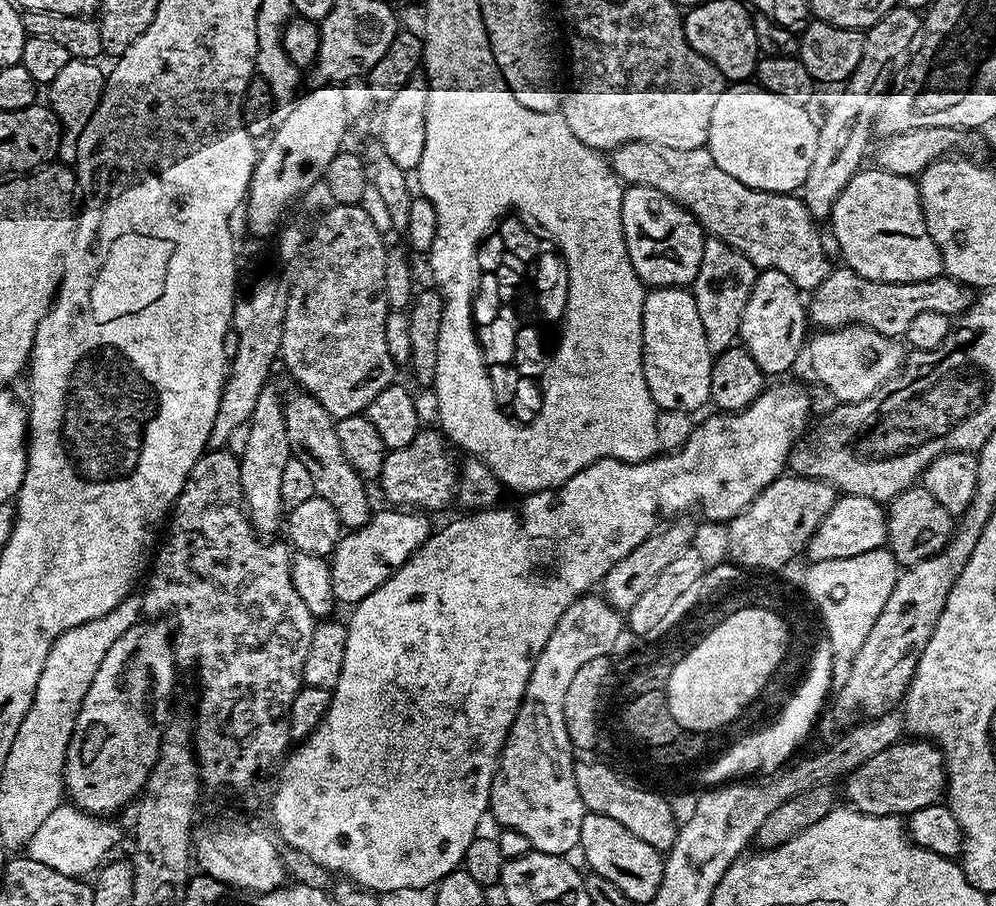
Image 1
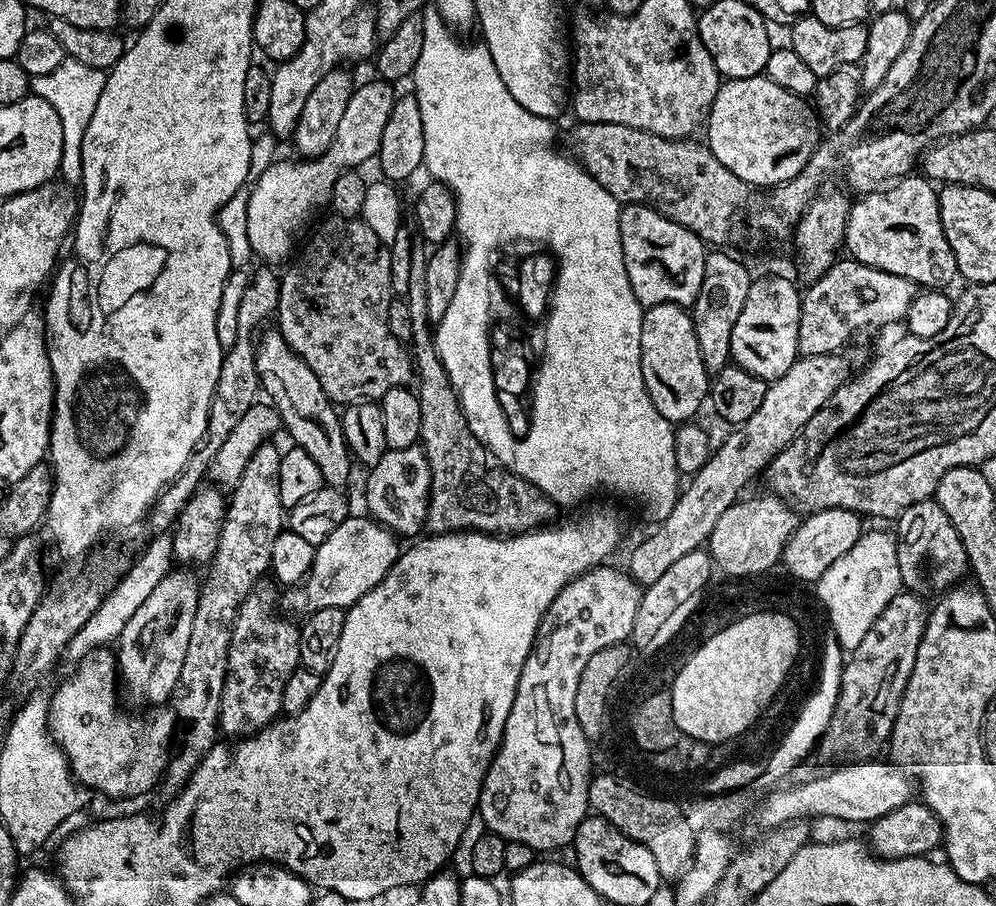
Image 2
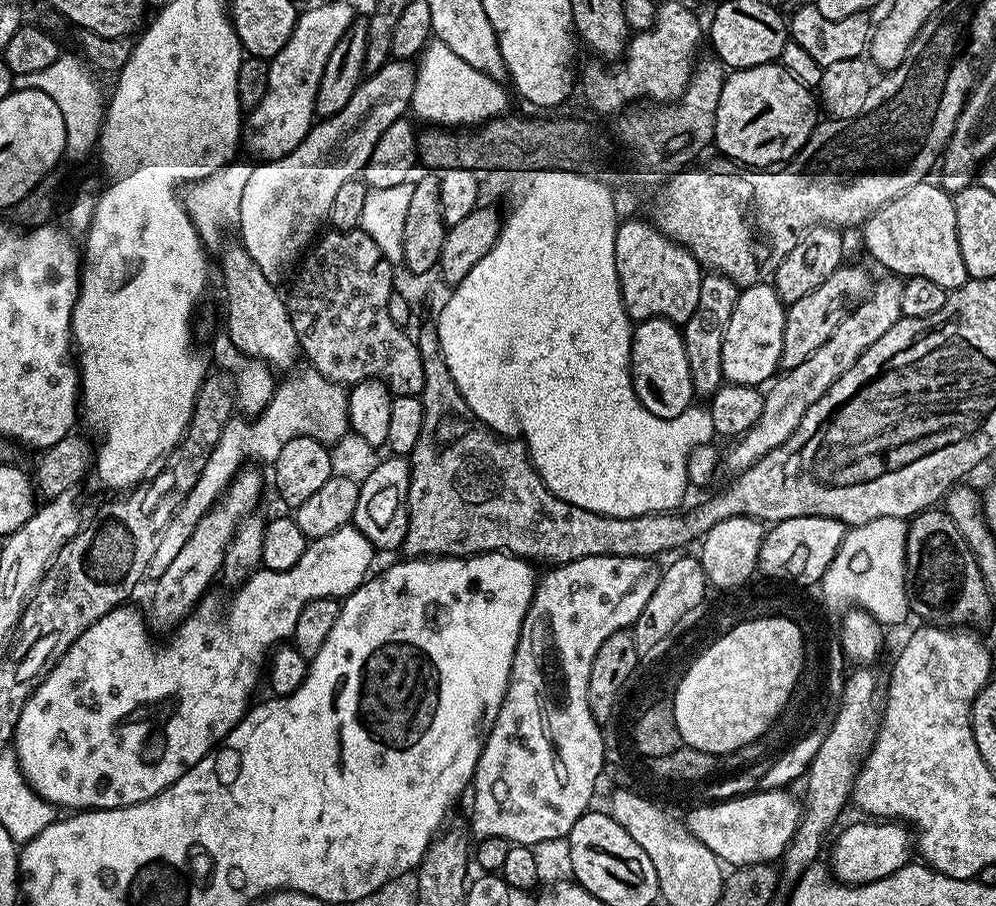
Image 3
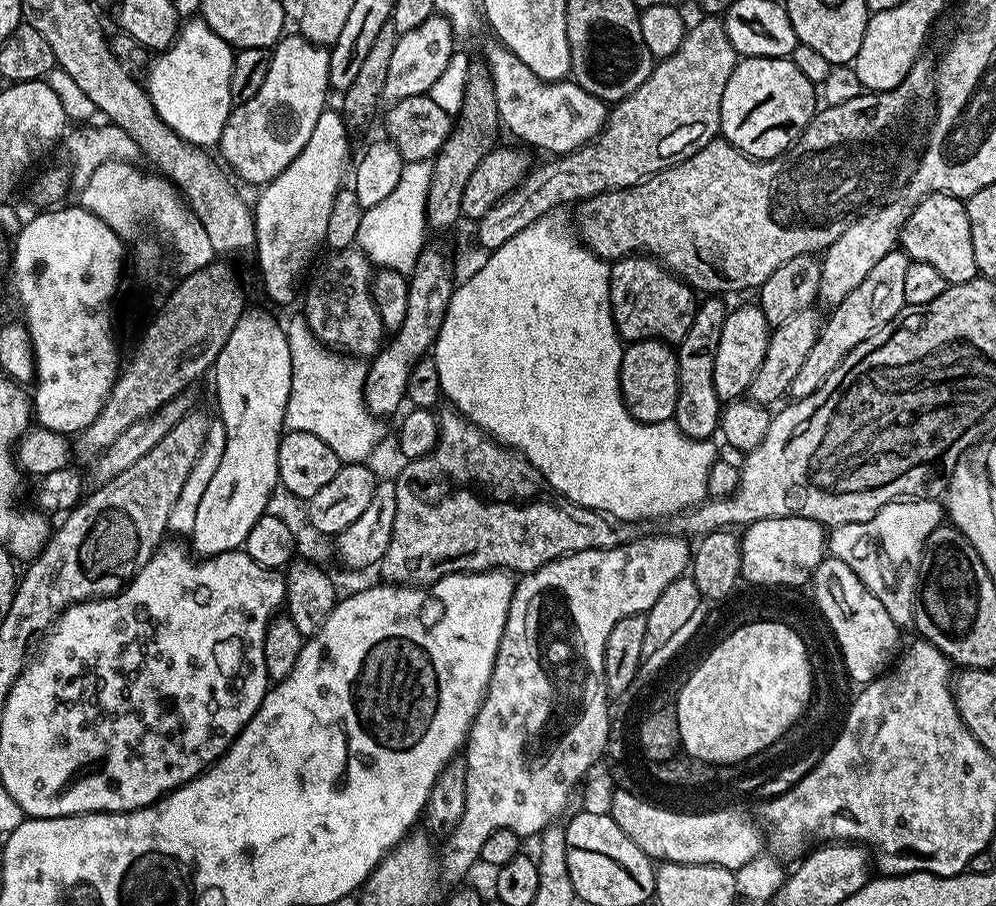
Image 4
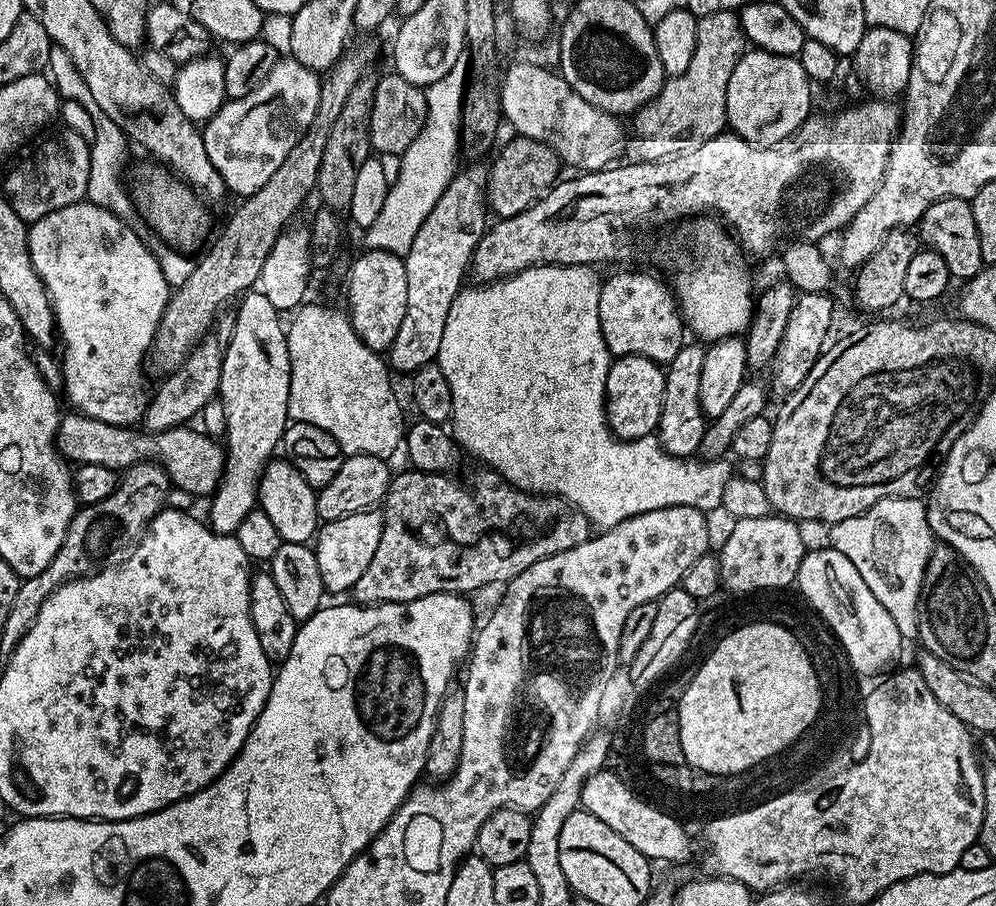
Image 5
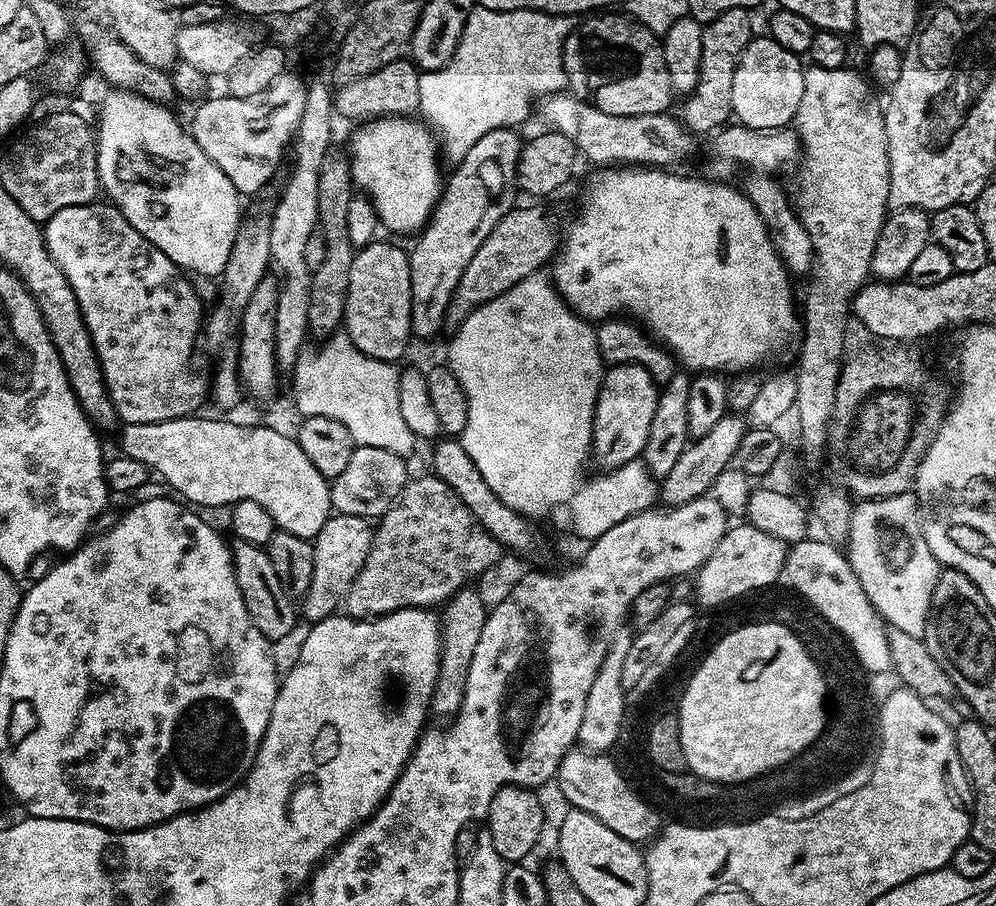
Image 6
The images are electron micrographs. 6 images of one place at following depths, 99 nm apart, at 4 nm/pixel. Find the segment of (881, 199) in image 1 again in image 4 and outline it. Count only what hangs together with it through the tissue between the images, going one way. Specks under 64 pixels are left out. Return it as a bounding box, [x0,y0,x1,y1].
[899,194,977,284]

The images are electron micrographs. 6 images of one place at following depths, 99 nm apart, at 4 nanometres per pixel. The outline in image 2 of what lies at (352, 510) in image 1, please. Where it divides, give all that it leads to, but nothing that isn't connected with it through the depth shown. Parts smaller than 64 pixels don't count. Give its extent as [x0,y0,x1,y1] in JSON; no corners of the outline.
[256,330,354,486]

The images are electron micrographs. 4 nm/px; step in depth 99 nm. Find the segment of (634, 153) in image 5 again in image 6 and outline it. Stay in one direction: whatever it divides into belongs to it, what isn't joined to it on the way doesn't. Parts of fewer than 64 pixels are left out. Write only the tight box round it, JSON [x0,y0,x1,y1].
[682,8,753,133]

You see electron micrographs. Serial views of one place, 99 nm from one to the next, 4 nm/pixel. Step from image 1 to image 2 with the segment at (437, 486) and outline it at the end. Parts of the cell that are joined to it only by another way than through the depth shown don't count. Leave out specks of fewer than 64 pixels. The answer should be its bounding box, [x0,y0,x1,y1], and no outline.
[364,443,432,537]

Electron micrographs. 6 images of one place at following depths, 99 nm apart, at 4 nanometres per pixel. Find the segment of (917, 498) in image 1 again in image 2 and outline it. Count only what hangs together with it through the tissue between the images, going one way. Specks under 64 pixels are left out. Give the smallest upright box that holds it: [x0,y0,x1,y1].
[895,499,970,598]

